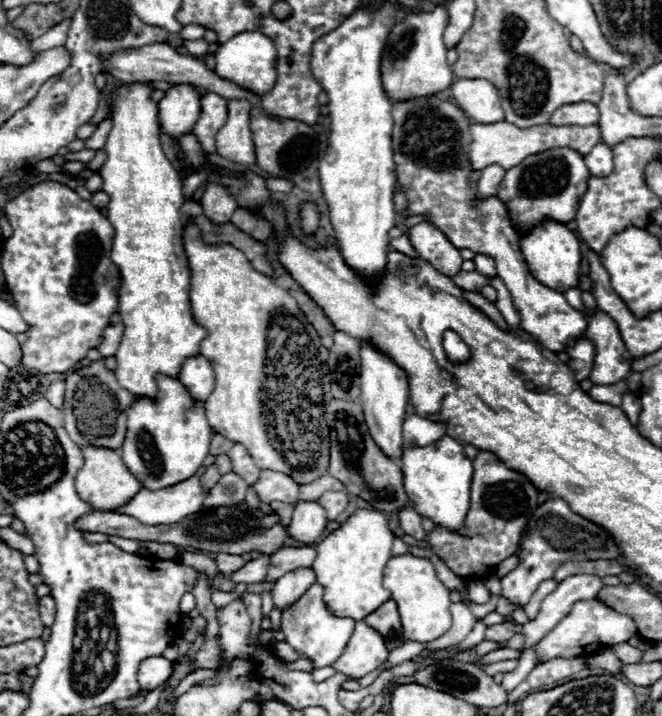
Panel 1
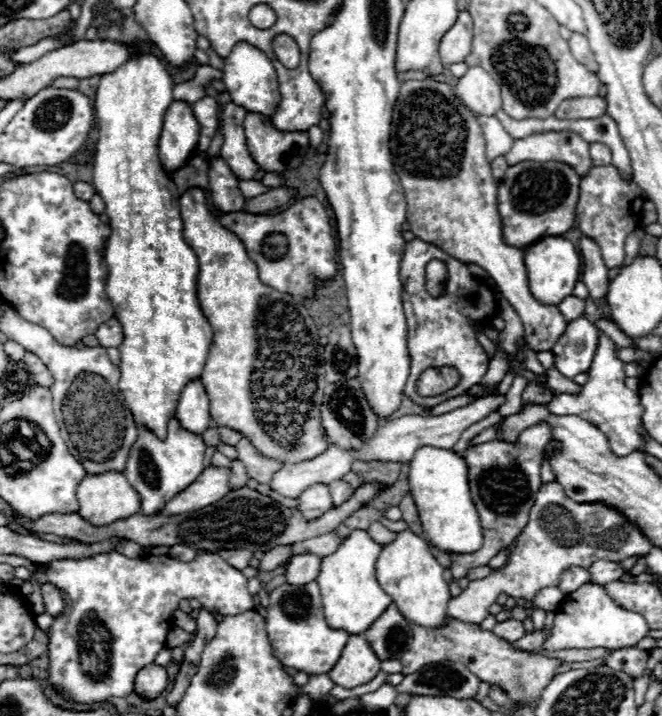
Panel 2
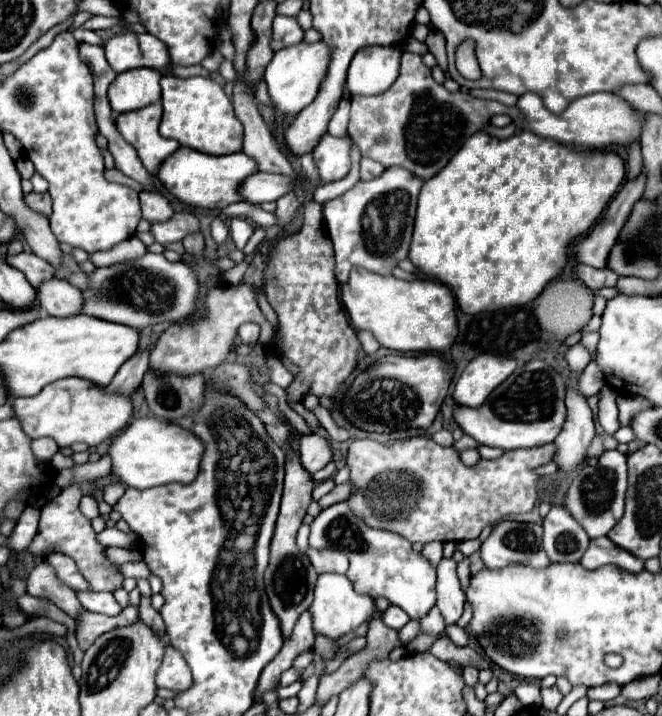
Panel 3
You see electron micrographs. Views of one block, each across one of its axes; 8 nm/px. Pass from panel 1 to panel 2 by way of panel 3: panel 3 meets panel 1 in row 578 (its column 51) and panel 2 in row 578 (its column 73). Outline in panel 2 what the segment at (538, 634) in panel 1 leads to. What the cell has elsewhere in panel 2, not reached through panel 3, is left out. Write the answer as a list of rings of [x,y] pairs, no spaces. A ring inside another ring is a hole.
[[[598,560],[590,566],[590,584],[600,584],[606,586],[608,582],[618,580],[624,574],[618,562],[608,562],[608,560]]]

